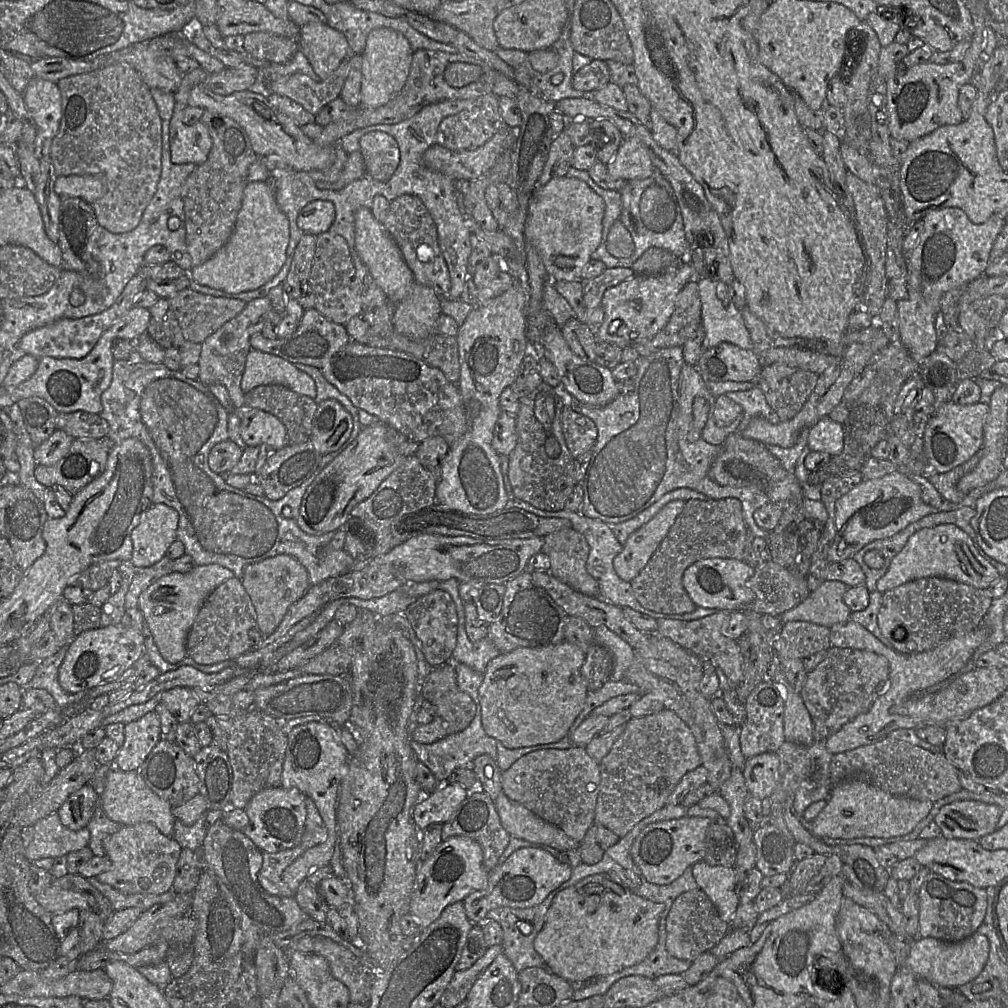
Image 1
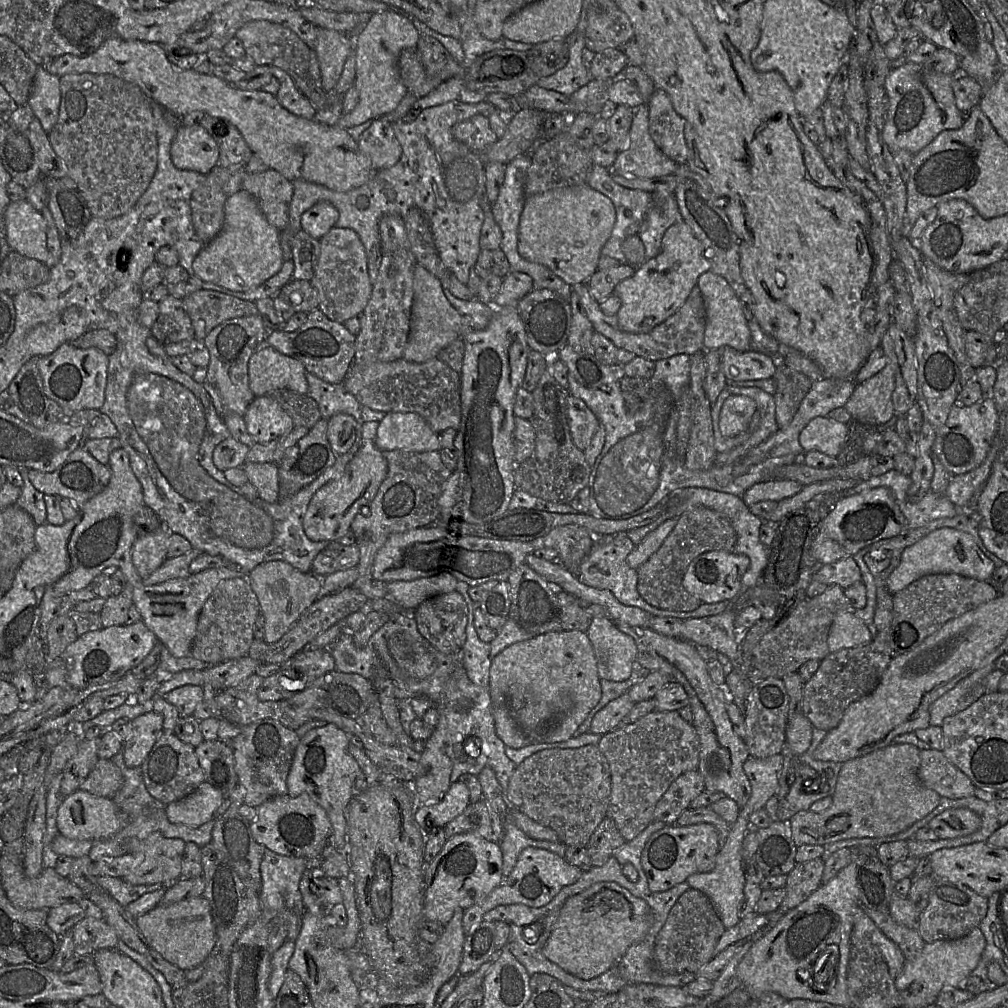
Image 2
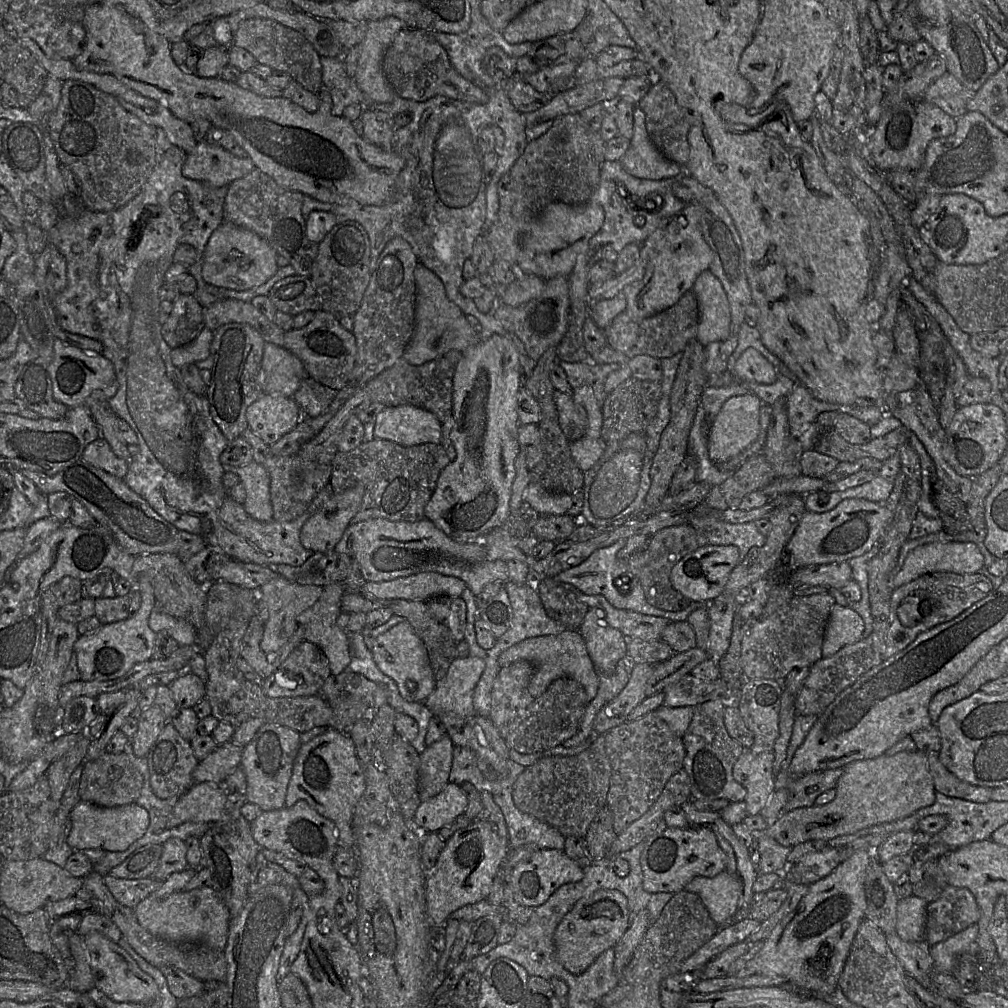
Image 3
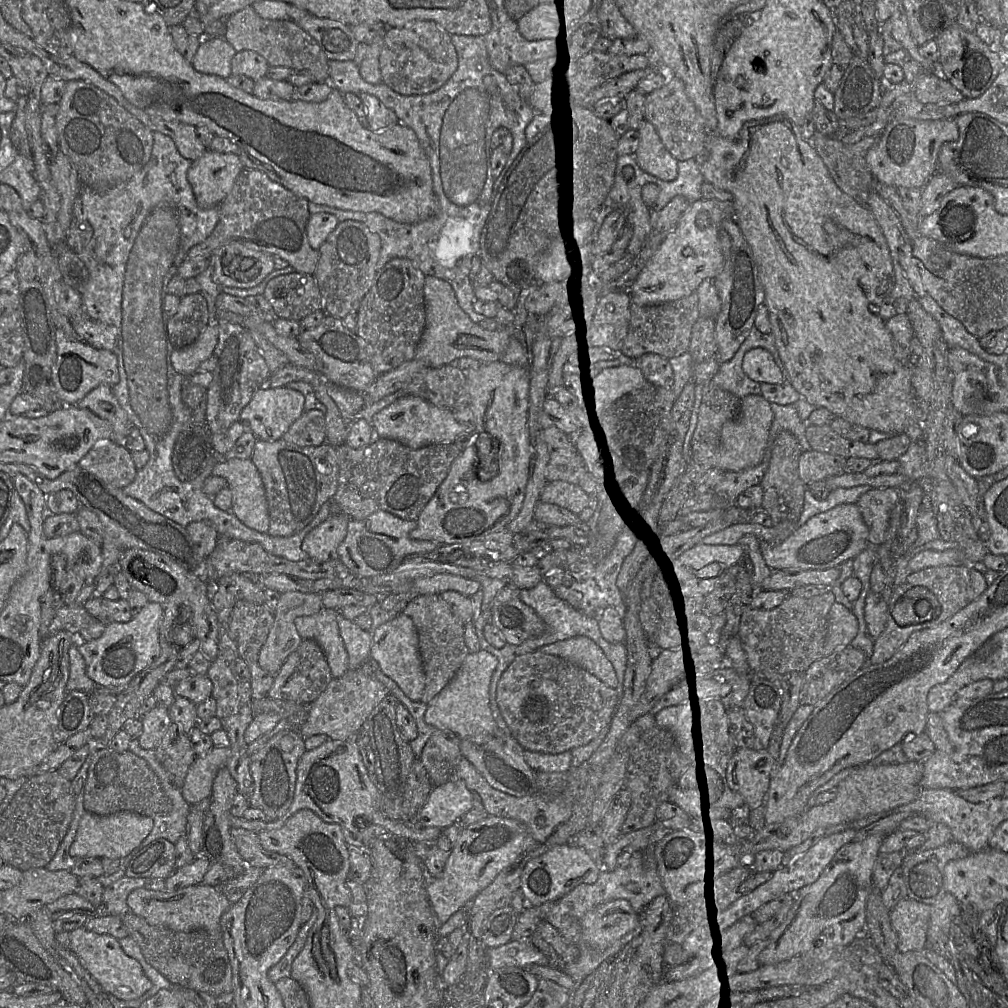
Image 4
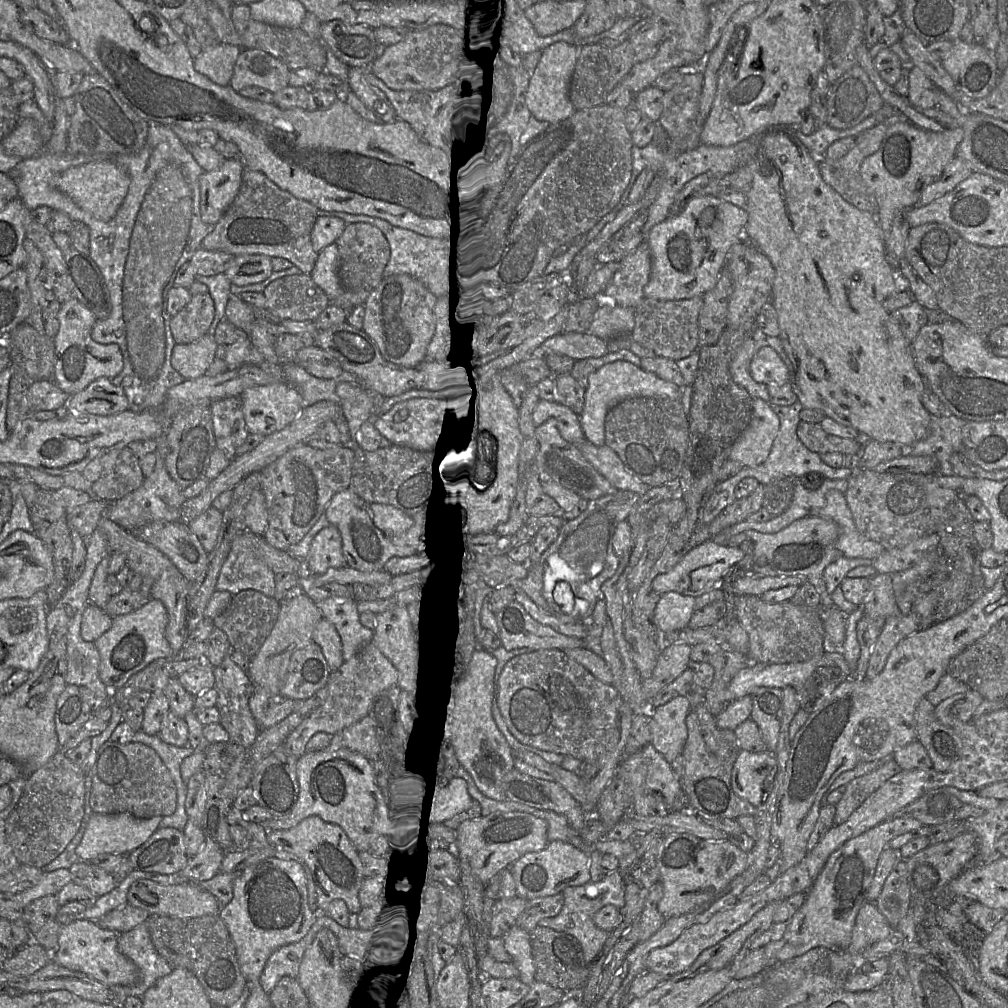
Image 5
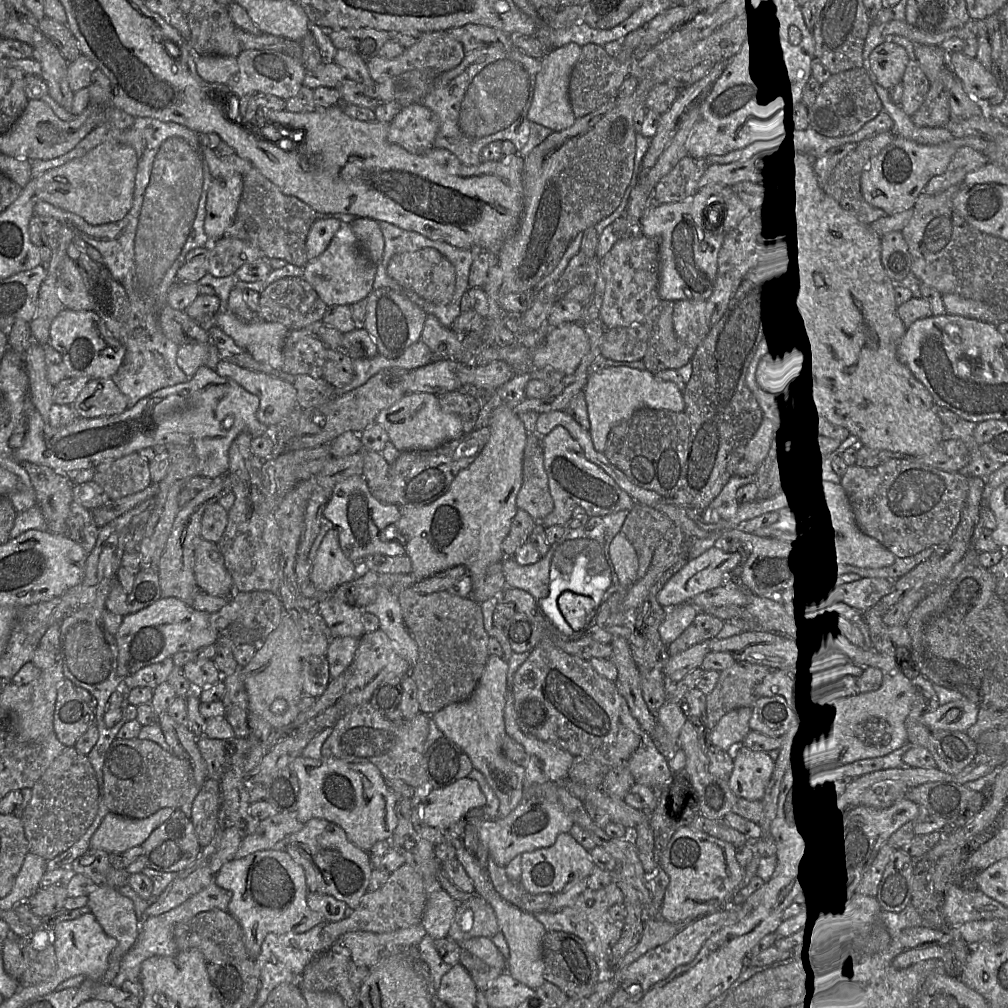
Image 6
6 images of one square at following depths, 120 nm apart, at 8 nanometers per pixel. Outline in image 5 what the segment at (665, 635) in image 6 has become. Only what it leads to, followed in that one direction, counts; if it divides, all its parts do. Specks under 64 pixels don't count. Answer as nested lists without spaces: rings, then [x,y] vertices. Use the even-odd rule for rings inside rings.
[[[677,592],[660,596],[655,608],[655,624],[662,634],[688,627],[694,610],[695,598]]]

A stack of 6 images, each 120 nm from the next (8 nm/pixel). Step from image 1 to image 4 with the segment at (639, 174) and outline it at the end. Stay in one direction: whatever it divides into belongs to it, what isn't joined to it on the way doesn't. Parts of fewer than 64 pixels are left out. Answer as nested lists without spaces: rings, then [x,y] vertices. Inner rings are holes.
[[[650,121],[640,125],[641,164],[646,171],[664,181],[675,180],[679,173],[679,159],[671,147],[660,137],[657,128]]]

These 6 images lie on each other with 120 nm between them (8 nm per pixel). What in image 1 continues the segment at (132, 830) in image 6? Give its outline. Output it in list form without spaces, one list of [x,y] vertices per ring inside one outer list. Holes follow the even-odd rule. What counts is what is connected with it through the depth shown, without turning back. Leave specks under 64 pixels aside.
[[[85,784],[72,793],[57,811],[61,823],[74,831],[87,827],[99,805],[99,796],[91,784]]]

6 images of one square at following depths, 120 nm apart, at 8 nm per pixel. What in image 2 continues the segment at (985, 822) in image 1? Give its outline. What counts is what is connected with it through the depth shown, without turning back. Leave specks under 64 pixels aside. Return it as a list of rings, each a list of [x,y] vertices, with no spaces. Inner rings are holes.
[[[968,808],[947,809],[927,824],[936,833],[938,839],[967,836],[977,831],[980,825],[979,815]]]

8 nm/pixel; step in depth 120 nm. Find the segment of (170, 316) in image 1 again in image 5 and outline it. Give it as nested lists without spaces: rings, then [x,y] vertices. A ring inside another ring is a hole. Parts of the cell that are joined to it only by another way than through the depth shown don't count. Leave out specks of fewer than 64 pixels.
[[[209,293],[192,296],[189,303],[171,316],[170,328],[176,344],[189,344],[207,334],[215,315]]]

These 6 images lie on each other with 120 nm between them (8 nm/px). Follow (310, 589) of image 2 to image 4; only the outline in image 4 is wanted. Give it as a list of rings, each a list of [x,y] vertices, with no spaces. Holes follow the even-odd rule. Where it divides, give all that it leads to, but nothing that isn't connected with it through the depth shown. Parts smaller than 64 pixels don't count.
[[[288,591],[280,594],[274,612],[273,625],[258,657],[262,669],[272,674],[279,672],[287,657],[297,649],[303,640],[296,629],[295,619],[300,616],[310,616],[318,613],[324,607],[321,594],[298,591]]]

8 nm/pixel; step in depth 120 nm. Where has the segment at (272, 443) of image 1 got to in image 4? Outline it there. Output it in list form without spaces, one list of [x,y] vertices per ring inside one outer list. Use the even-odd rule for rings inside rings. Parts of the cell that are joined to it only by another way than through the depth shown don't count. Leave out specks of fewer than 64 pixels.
[[[262,387],[242,410],[241,417],[258,439],[276,441],[305,412],[305,397],[289,387]]]

